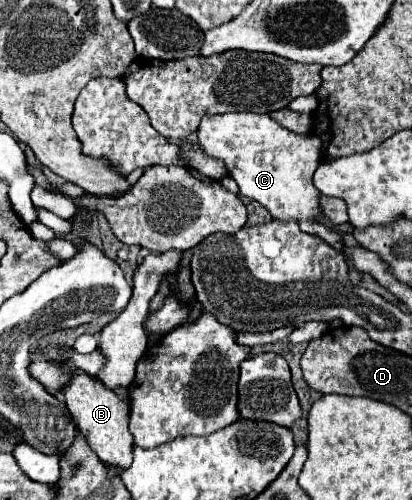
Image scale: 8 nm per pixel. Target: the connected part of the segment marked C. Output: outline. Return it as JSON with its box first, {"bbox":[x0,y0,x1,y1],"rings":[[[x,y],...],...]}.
{"bbox":[197,113,325,223],"rings":[[[227,113],[227,115],[207,115],[197,129],[199,145],[205,155],[221,159],[229,171],[229,177],[239,185],[239,195],[261,203],[275,221],[313,221],[321,223],[325,213],[321,209],[321,193],[313,185],[313,173],[321,163],[321,141],[315,135],[297,135],[281,125],[277,125],[269,115],[257,113]]]}

